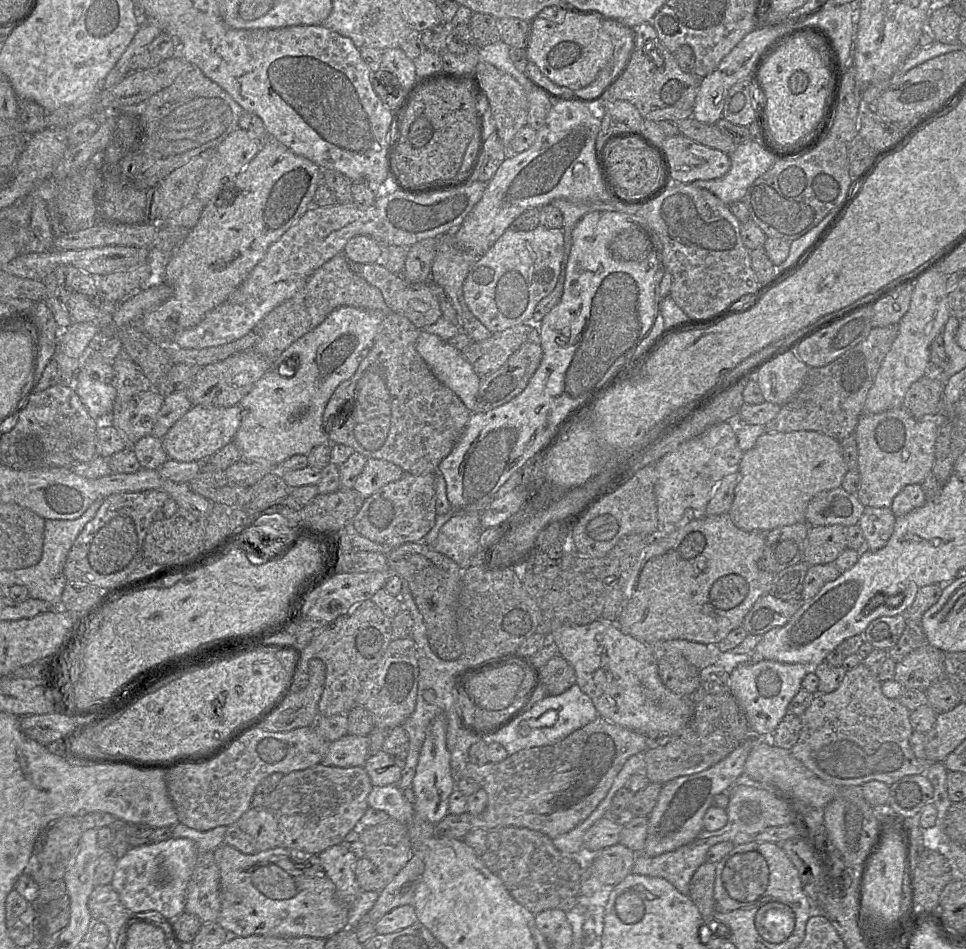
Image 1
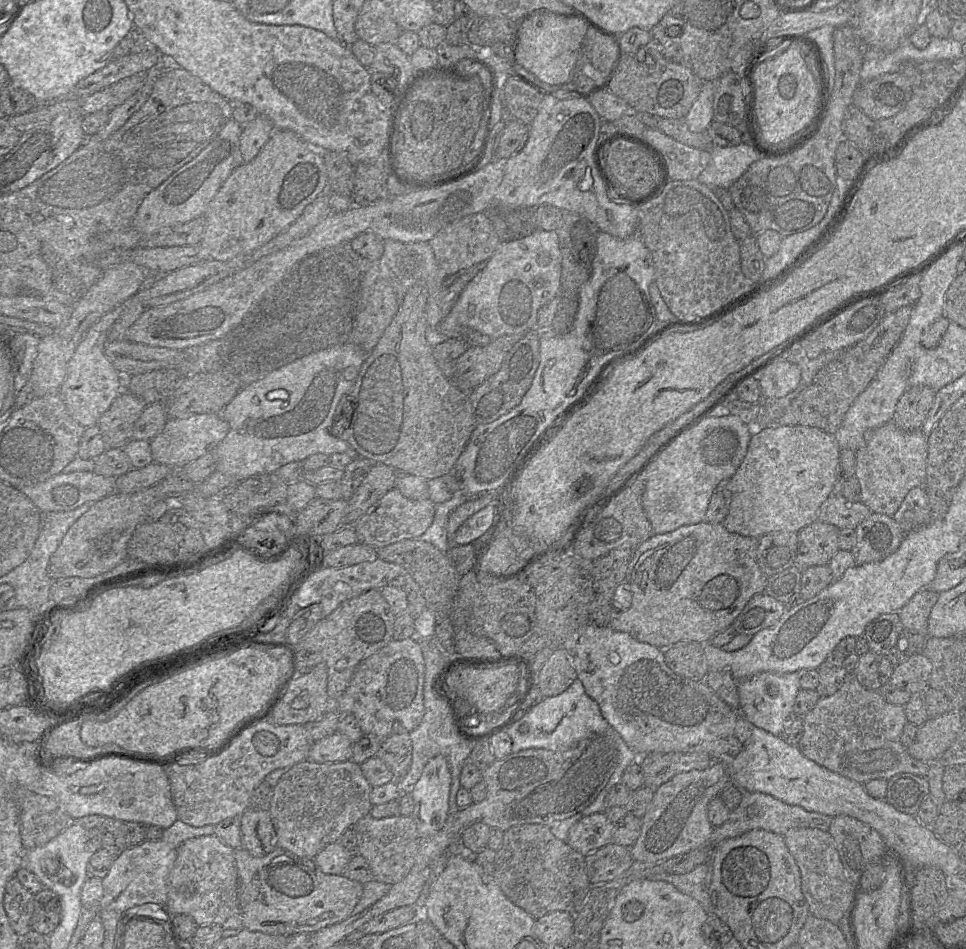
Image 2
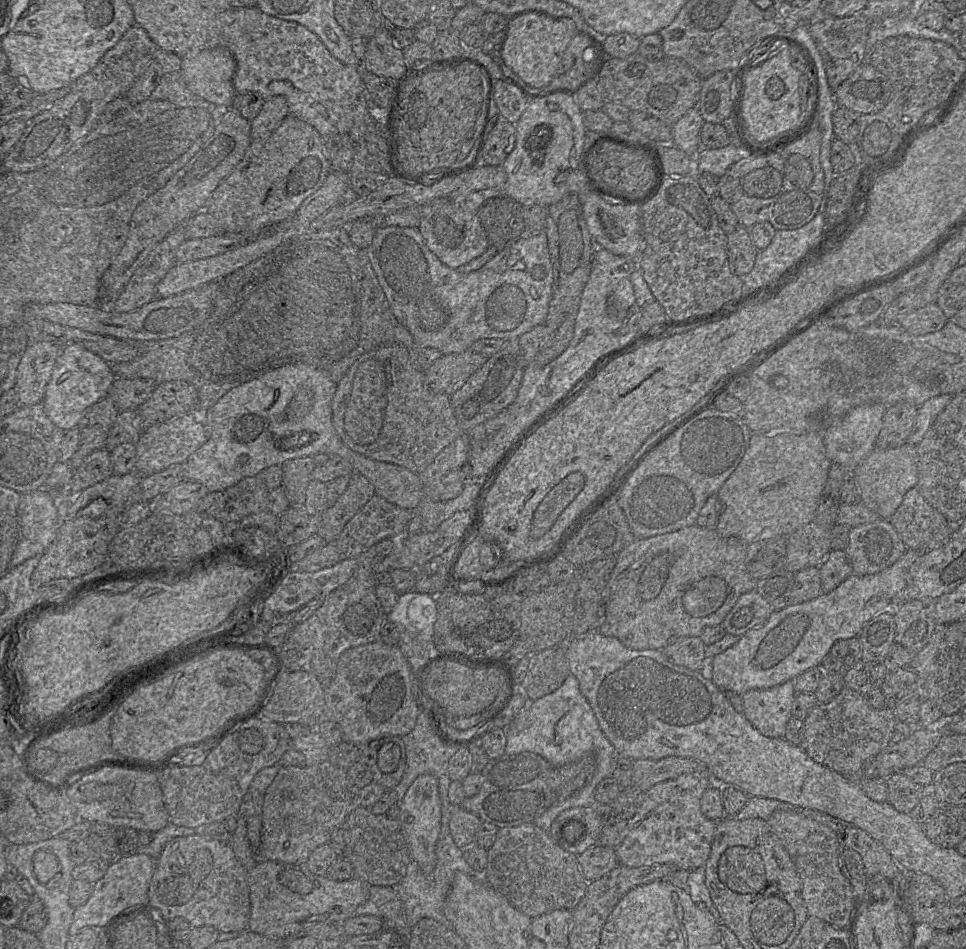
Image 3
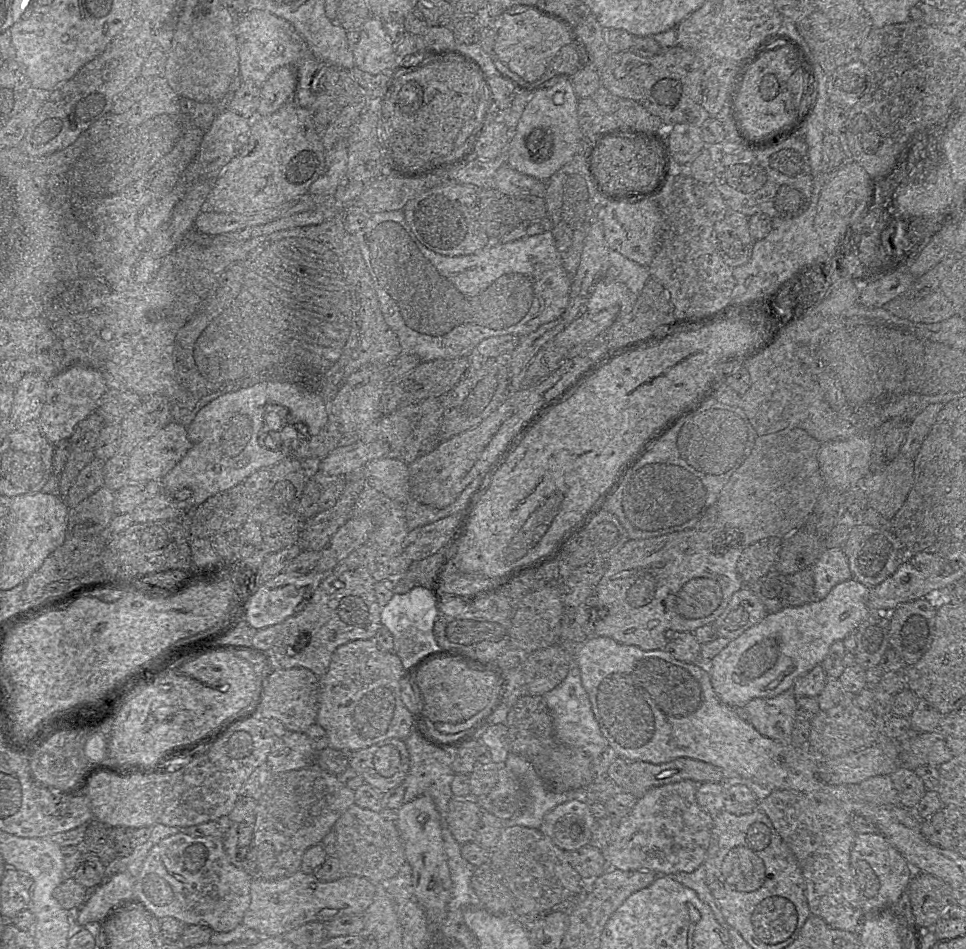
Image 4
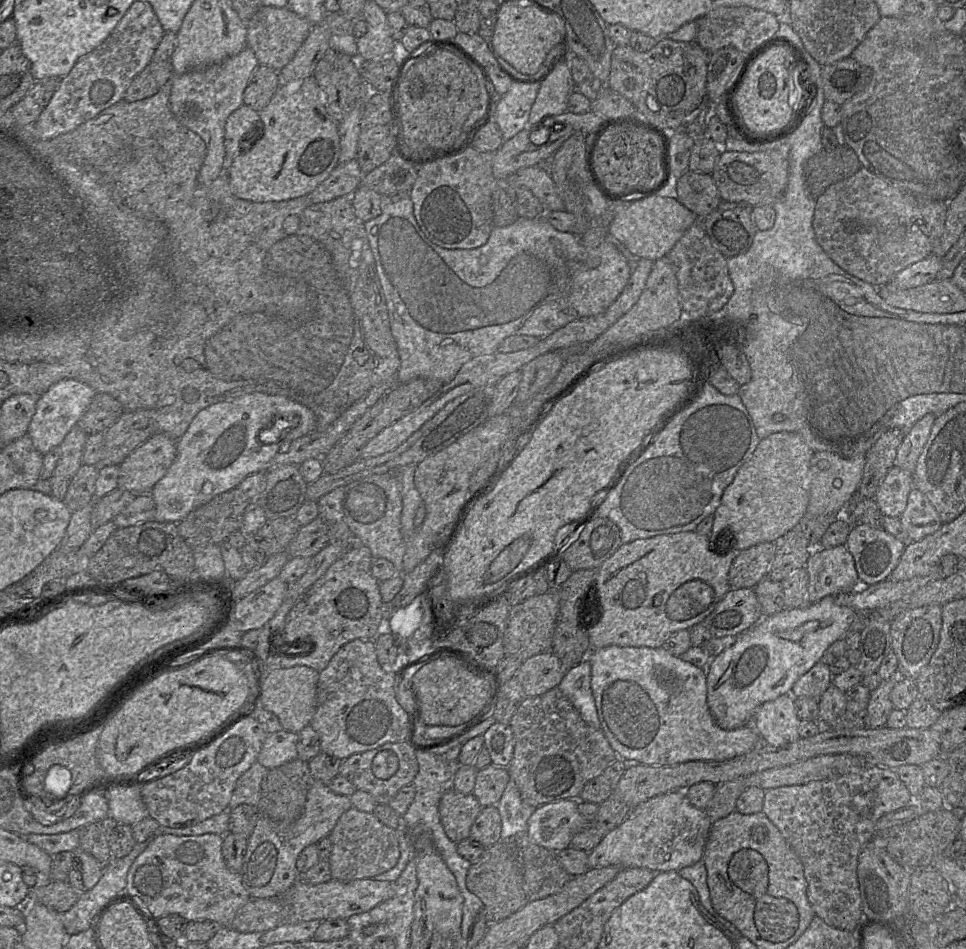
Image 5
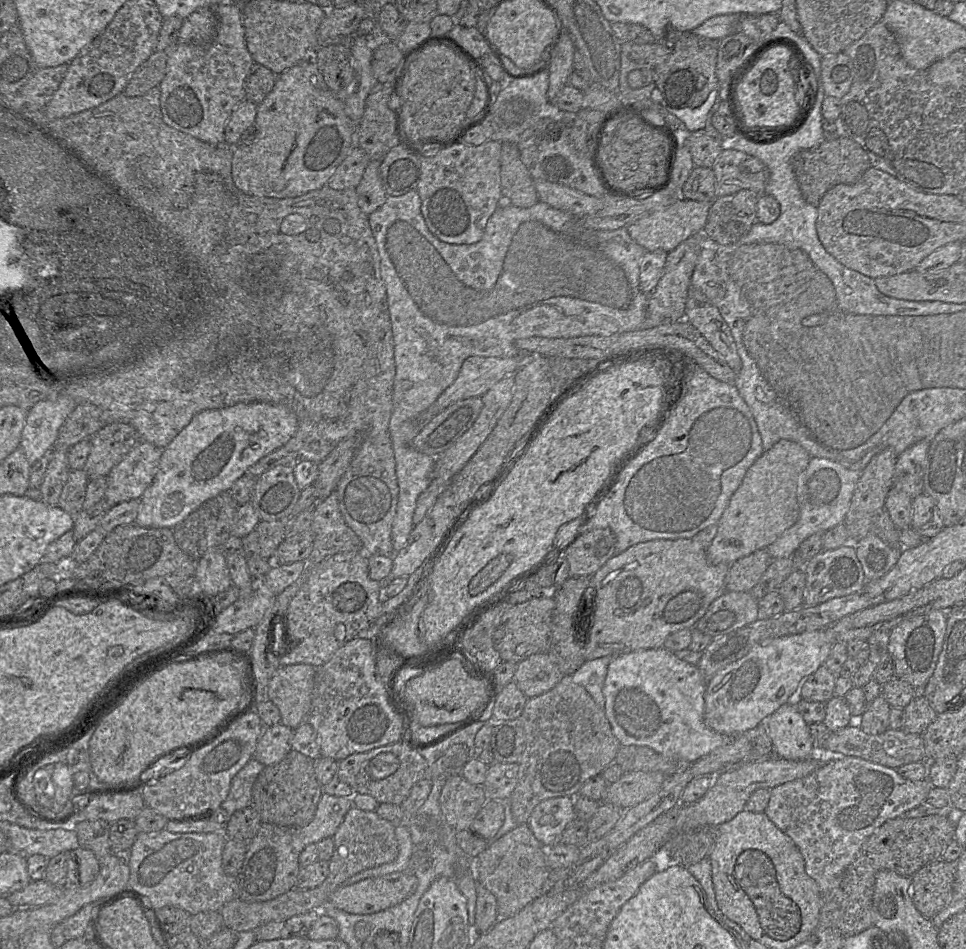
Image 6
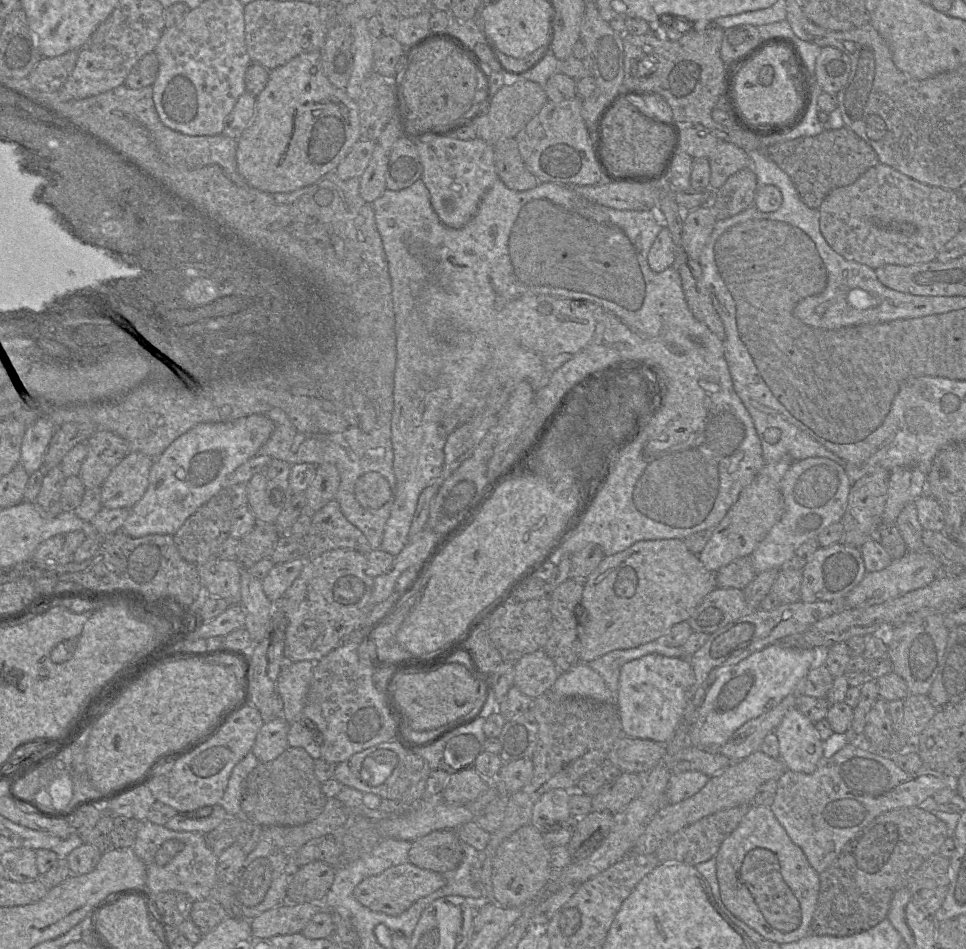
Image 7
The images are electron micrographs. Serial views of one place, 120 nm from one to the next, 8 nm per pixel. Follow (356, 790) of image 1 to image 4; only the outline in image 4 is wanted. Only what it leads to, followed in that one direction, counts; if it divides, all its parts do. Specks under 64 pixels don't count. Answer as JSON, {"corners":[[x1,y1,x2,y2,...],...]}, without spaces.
{"corners":[[317,765,310,766,304,769,299,770,290,770,287,772,282,772,279,774,273,774,273,779,271,784,269,785,266,792,261,796,261,798,257,801,256,808,256,819,254,822,254,830,253,830,253,838,250,844,250,848,247,854,247,873,251,877,251,879,263,879,263,880,277,880,287,876,290,876,300,870,300,866,302,863,302,858,304,853,310,847,321,844,323,838,333,829,336,821,340,818,340,816,354,804,354,792,344,784,342,784,336,777,331,773,323,771]]}

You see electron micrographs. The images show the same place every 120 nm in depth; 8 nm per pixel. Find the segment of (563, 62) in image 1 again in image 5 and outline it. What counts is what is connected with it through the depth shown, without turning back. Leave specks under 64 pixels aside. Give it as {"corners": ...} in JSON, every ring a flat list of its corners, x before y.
{"corners":[[510,2,496,15,492,49,523,74,536,73,555,56,555,45,566,33,559,15,551,15,534,4]]}

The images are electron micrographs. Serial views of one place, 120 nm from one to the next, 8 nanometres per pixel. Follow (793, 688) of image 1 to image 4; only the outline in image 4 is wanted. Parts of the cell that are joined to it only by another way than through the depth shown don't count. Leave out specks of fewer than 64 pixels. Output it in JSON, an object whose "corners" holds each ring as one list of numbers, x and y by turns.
{"corners":[[792,689,773,698,754,698,746,704,749,722,767,738,790,742,796,719,796,699]]}

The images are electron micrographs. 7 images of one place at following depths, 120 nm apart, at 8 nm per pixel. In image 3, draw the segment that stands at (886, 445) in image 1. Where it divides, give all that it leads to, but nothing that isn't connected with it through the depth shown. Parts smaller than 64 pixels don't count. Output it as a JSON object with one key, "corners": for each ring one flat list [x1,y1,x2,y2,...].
{"corners":[[909,443,887,450,875,448,853,471,862,502,881,519,889,520,901,504,907,491,918,481,917,446]]}

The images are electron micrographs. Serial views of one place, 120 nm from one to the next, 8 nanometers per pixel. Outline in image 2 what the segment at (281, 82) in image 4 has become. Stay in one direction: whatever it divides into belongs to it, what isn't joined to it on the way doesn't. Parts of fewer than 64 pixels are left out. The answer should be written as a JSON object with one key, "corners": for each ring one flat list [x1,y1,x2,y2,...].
{"corners":[[262,115,242,125,238,147,241,164,249,162,259,153,271,131,272,123]]}

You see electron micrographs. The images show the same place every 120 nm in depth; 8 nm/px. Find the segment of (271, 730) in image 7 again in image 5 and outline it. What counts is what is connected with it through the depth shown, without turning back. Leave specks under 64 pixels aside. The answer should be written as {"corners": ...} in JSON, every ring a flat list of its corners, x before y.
{"corners":[[280,730,267,734,257,761,267,769,279,767,298,758,298,733]]}

